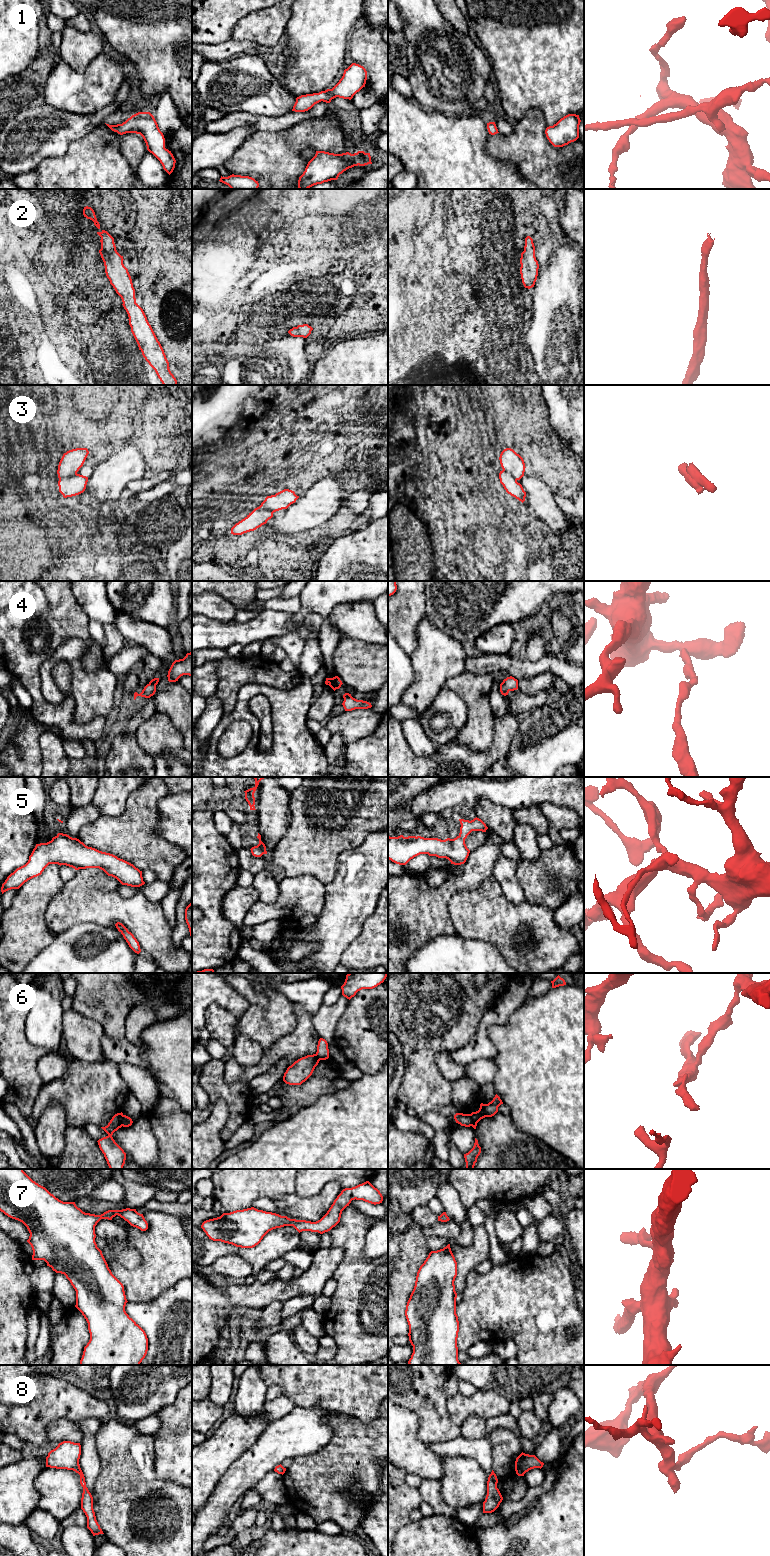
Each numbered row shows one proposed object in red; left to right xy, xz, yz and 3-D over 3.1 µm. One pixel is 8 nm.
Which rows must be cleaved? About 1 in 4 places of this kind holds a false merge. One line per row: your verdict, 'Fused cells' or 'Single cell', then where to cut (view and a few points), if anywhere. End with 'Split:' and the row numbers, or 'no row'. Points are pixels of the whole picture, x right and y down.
1: Single cell. No split
2: Single cell. No split
3: Fused cells. Split along xy (76, 473), (59, 479)
4: Single cell. No split
5: Single cell. No split
6: Fused cells. Split along yz (470, 1114), (472, 1125)
7: Single cell. No split
8: Single cell. No split
Split: 3, 6

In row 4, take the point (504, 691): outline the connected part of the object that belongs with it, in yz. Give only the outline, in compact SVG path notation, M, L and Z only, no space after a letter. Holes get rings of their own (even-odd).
M510 676L503 680L500 684L500 692L502 695L506 696L510 691L518 689L518 680Z

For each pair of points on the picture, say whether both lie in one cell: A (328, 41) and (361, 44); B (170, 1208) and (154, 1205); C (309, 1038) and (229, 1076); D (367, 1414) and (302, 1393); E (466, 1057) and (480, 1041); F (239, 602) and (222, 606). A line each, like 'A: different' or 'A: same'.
A: different
B: same
C: same
D: same
E: same
F: different

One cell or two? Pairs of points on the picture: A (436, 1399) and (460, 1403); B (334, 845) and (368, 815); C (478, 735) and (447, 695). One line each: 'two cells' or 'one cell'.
A: two cells
B: one cell
C: two cells

